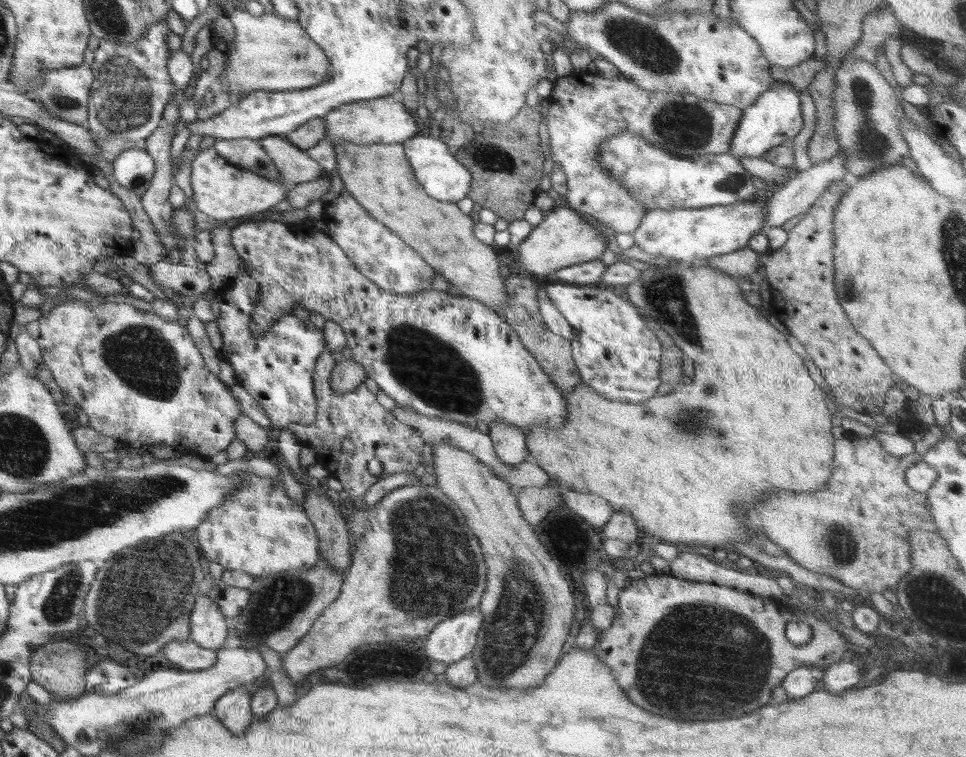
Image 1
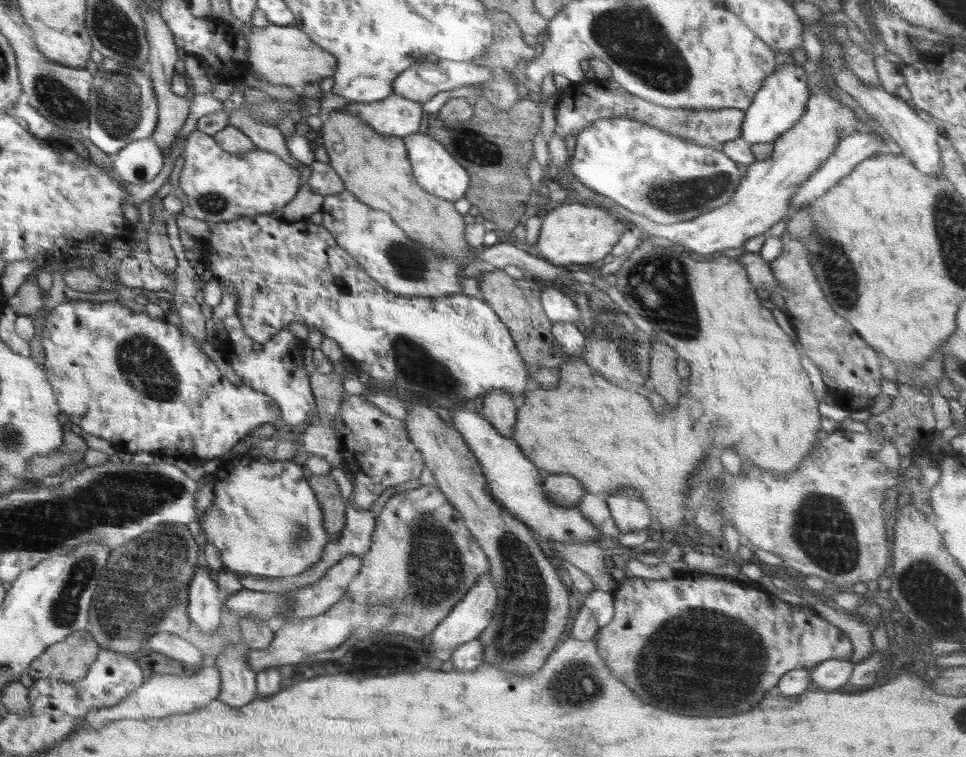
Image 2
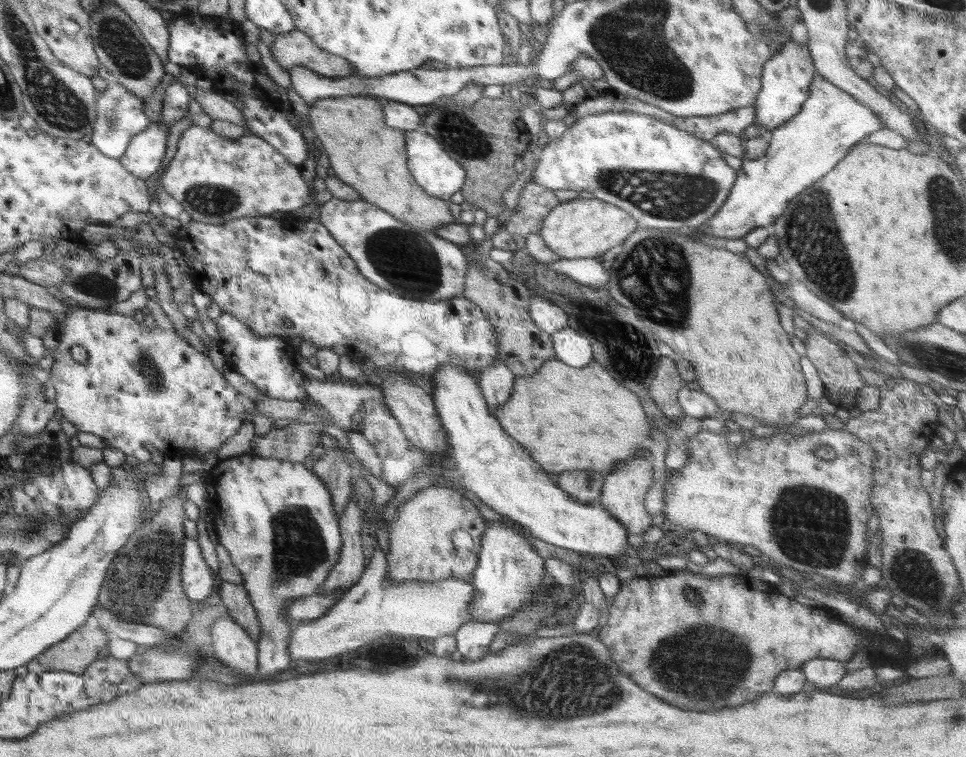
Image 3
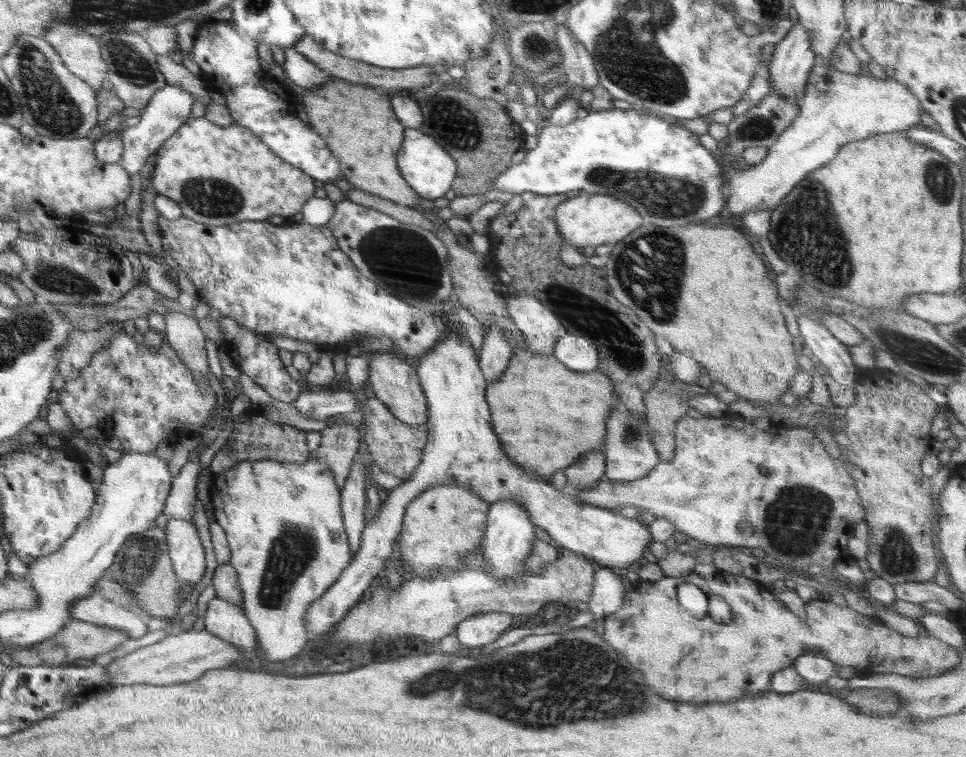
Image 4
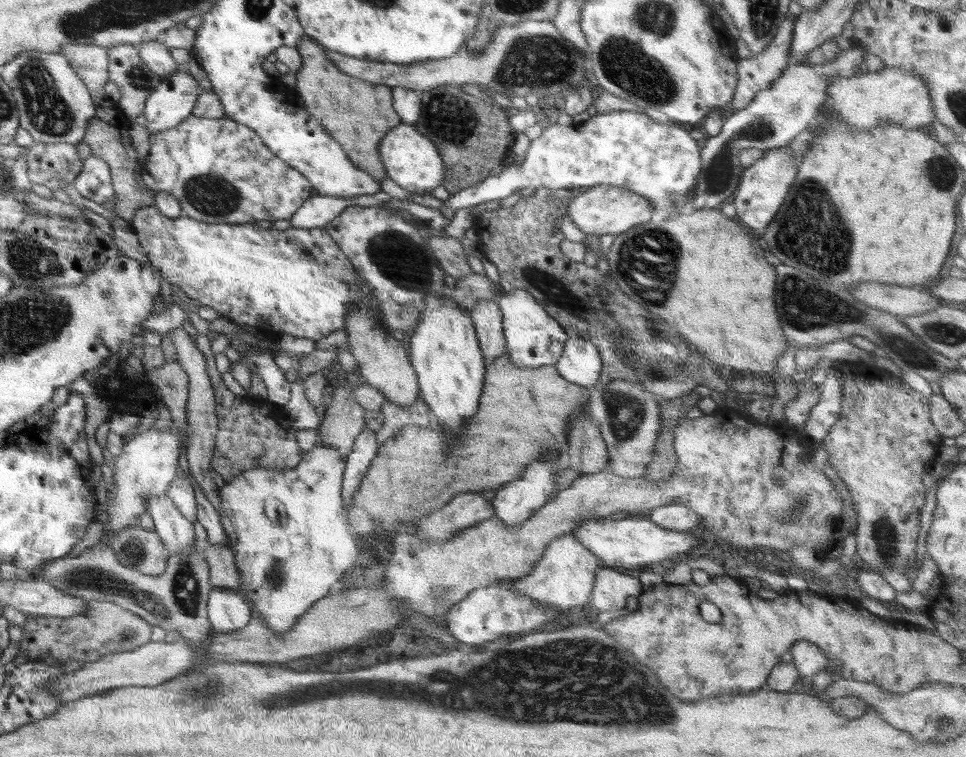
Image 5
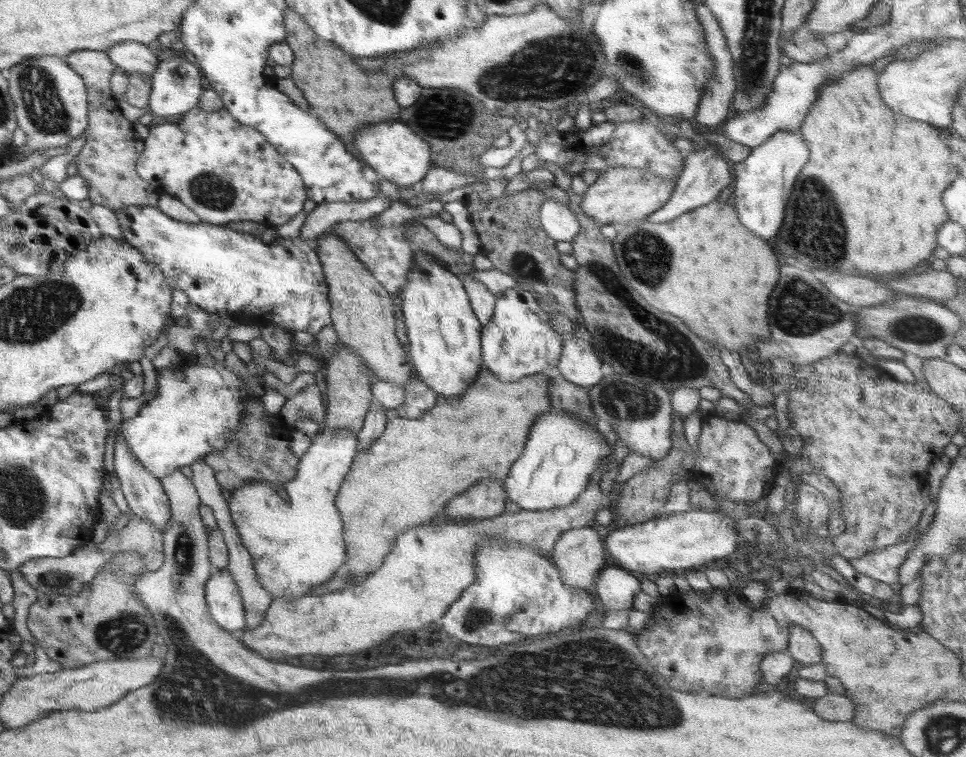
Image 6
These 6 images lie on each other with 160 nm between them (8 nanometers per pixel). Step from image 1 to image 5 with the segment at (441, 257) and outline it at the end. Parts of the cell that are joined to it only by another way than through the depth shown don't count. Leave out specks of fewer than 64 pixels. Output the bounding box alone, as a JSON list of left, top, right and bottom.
[295,35,400,186]

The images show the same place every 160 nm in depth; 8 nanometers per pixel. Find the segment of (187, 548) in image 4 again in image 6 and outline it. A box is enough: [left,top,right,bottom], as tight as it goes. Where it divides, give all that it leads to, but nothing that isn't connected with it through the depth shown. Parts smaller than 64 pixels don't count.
[114,428,172,533]

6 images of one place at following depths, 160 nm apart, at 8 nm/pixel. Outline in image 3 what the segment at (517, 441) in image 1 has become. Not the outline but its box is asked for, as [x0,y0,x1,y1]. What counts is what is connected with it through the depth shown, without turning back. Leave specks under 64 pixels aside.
[478,359,516,414]

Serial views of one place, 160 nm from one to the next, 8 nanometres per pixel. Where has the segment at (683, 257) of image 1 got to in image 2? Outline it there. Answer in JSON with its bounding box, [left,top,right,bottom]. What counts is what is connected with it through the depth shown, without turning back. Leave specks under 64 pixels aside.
[591,86,859,257]

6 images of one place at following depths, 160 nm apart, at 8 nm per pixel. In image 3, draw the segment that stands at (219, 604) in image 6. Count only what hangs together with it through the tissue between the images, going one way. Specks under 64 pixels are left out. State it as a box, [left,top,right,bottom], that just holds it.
[209,615,258,674]

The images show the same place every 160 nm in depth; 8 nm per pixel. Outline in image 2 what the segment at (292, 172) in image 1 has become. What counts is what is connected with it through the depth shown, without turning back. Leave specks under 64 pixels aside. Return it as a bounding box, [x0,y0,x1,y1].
[229,106,308,174]

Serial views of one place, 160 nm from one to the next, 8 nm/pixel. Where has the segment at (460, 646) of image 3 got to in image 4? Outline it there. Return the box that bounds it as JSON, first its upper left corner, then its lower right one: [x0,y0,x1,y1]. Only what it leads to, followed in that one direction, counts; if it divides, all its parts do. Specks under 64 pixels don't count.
[456,612,516,648]

